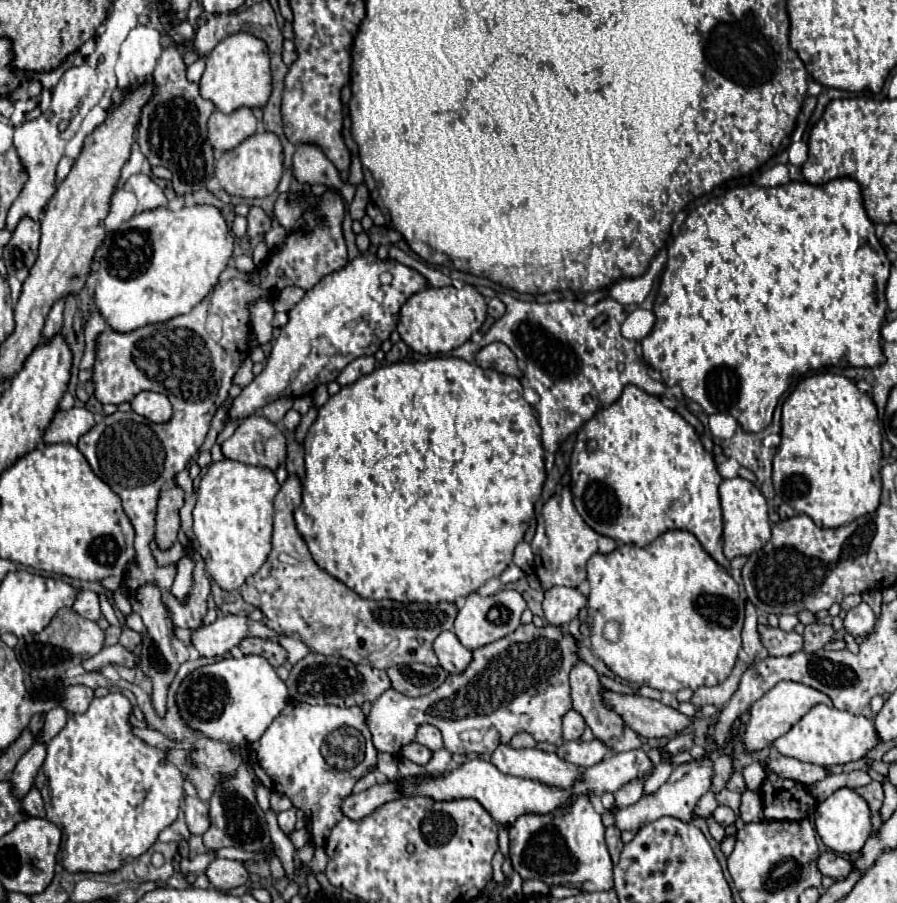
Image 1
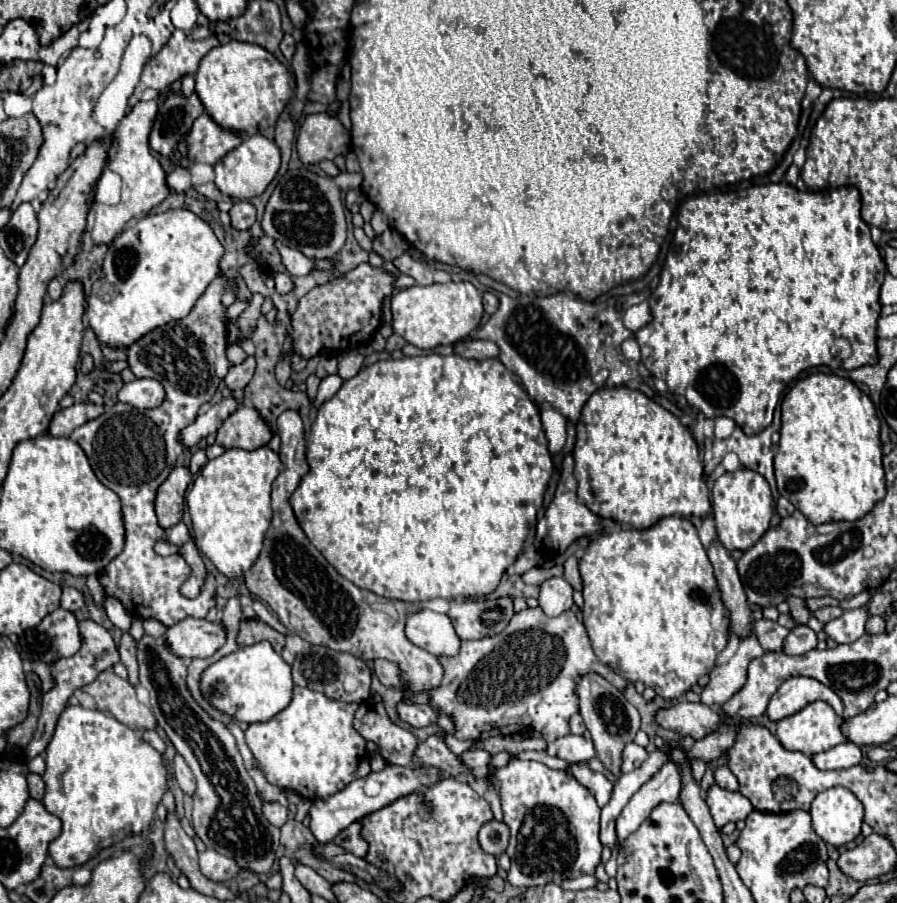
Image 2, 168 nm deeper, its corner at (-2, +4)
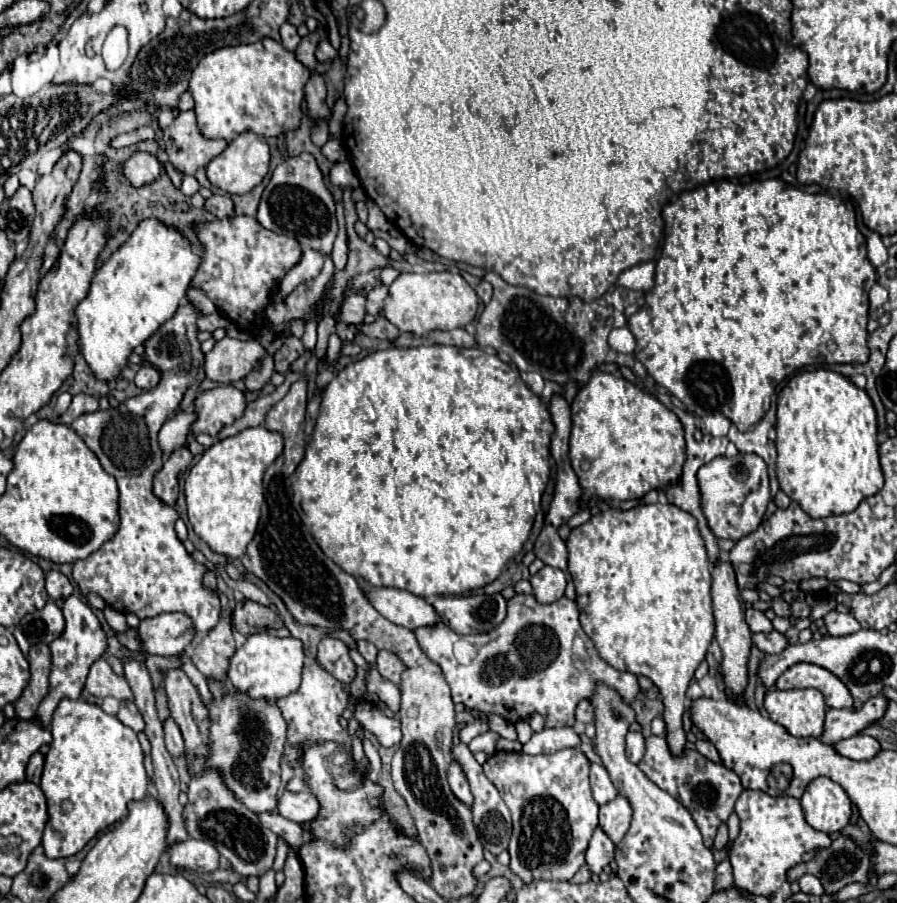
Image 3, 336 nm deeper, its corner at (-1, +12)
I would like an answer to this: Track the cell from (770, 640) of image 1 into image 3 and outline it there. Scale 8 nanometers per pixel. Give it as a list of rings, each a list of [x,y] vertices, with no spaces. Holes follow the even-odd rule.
[[[749,608],[747,610],[747,624],[749,624],[751,632],[755,632],[755,634],[757,632],[771,632],[773,630],[771,620],[763,612],[759,612],[755,608]]]

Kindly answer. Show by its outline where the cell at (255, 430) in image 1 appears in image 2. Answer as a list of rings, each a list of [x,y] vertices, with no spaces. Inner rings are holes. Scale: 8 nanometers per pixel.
[[[238,406],[218,428],[216,444],[224,448],[256,450],[270,440],[272,432],[252,406]]]

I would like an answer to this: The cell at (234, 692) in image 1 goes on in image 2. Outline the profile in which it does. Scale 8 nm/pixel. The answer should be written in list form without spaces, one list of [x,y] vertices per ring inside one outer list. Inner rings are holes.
[[[258,642],[246,646],[226,658],[208,666],[202,676],[202,692],[204,696],[222,712],[230,714],[238,722],[266,722],[274,718],[280,710],[284,710],[292,700],[292,668],[284,662],[284,658],[274,652],[270,642]]]

